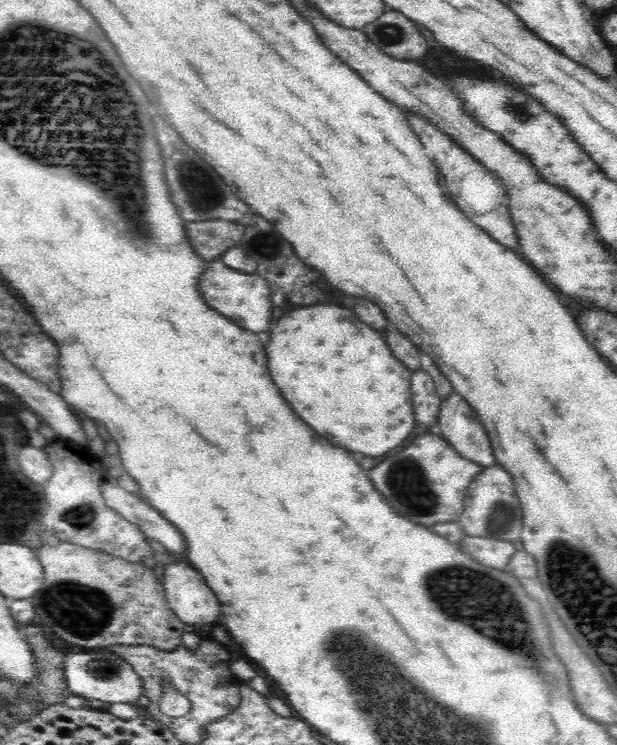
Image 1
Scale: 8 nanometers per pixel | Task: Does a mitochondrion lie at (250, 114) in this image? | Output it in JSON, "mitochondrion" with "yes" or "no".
{"mitochondrion":"no"}

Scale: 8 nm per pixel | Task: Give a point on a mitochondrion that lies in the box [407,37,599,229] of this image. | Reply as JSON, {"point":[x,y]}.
{"point":[519,109]}

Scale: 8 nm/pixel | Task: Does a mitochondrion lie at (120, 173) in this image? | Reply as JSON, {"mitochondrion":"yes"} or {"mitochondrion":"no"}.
{"mitochondrion":"yes"}

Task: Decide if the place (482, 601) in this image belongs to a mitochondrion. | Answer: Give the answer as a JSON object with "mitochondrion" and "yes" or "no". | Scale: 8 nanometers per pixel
{"mitochondrion":"yes"}

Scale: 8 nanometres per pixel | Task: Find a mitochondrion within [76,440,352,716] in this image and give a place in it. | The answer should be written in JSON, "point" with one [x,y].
{"point":[104,668]}

